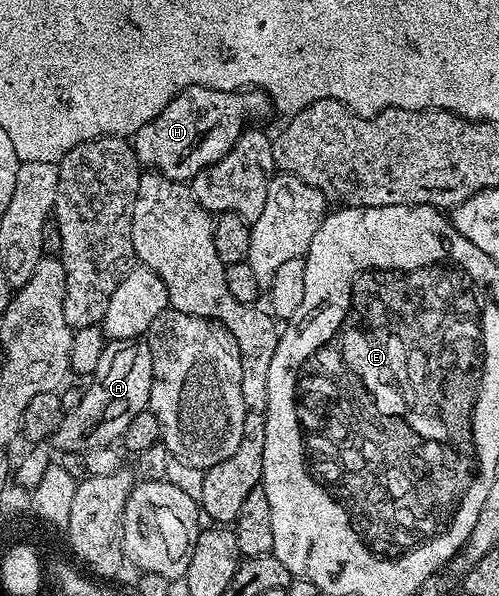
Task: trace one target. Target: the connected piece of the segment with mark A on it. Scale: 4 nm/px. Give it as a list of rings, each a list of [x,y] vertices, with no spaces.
[[[137,338],[108,341],[94,374],[90,375],[88,382],[91,383],[86,383],[81,404],[77,404],[75,410],[64,413],[57,432],[49,439],[50,445],[55,445],[63,454],[83,454],[91,448],[118,443],[125,428],[129,428],[133,421],[133,416],[148,409],[152,380],[153,360],[150,359],[146,341]]]

